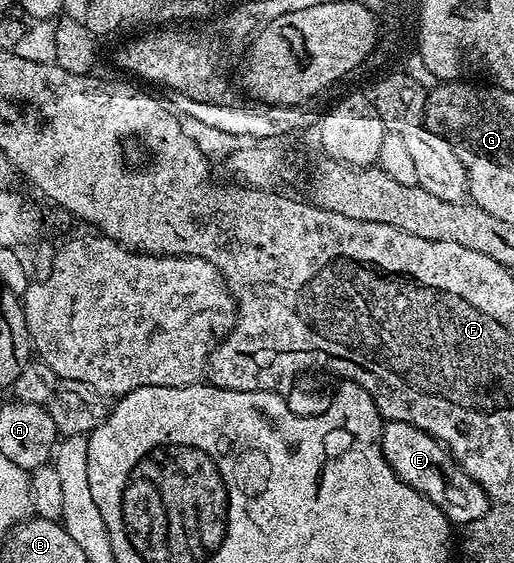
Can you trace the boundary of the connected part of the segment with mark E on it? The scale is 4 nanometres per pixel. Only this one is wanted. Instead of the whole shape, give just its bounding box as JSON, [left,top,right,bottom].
[382,421,492,527]

